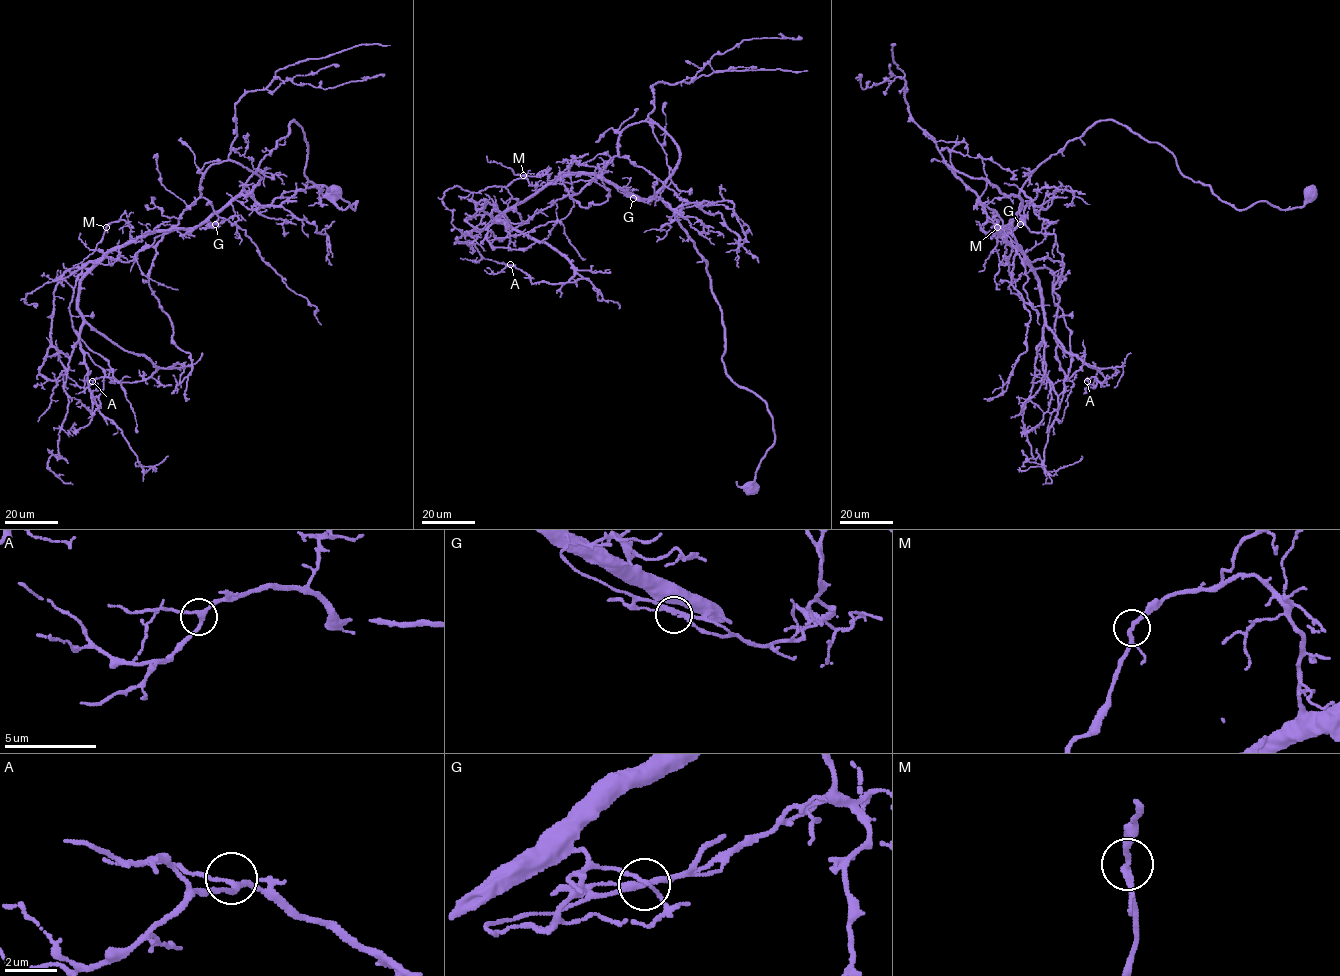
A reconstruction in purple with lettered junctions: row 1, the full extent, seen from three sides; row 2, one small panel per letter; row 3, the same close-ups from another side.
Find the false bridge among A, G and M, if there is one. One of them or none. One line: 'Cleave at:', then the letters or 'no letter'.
Cleave at: no letter

